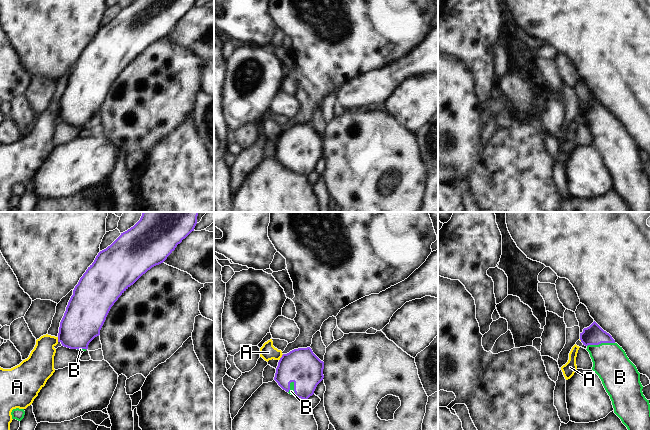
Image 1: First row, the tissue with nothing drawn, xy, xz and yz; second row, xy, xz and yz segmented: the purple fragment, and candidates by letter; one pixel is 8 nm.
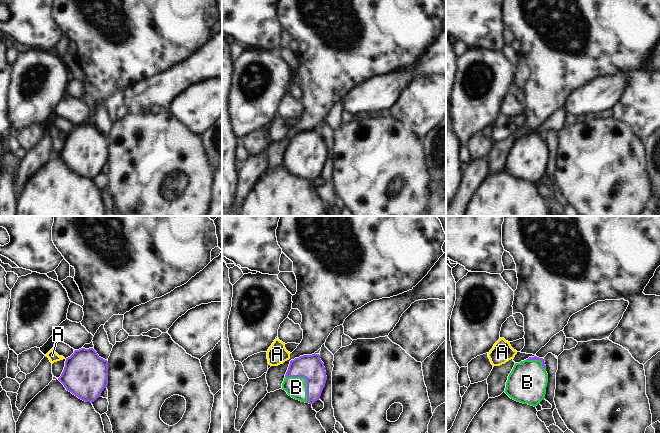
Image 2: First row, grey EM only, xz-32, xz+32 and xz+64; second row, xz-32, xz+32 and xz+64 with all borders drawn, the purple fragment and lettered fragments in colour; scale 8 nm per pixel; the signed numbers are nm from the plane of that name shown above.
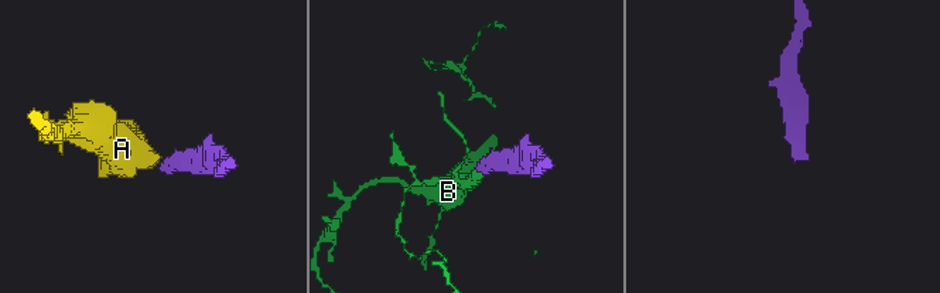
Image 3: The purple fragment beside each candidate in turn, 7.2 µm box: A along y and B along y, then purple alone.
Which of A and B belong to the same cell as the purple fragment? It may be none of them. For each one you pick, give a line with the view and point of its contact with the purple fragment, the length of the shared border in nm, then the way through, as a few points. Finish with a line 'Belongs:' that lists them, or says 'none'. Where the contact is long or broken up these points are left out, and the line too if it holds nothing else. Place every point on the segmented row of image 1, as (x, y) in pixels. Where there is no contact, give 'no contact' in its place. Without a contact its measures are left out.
B: meets purple in yz at (600, 343); contact 220 nm long; runs through yz (593, 335), (600, 343), (610, 362)
Belongs: B

